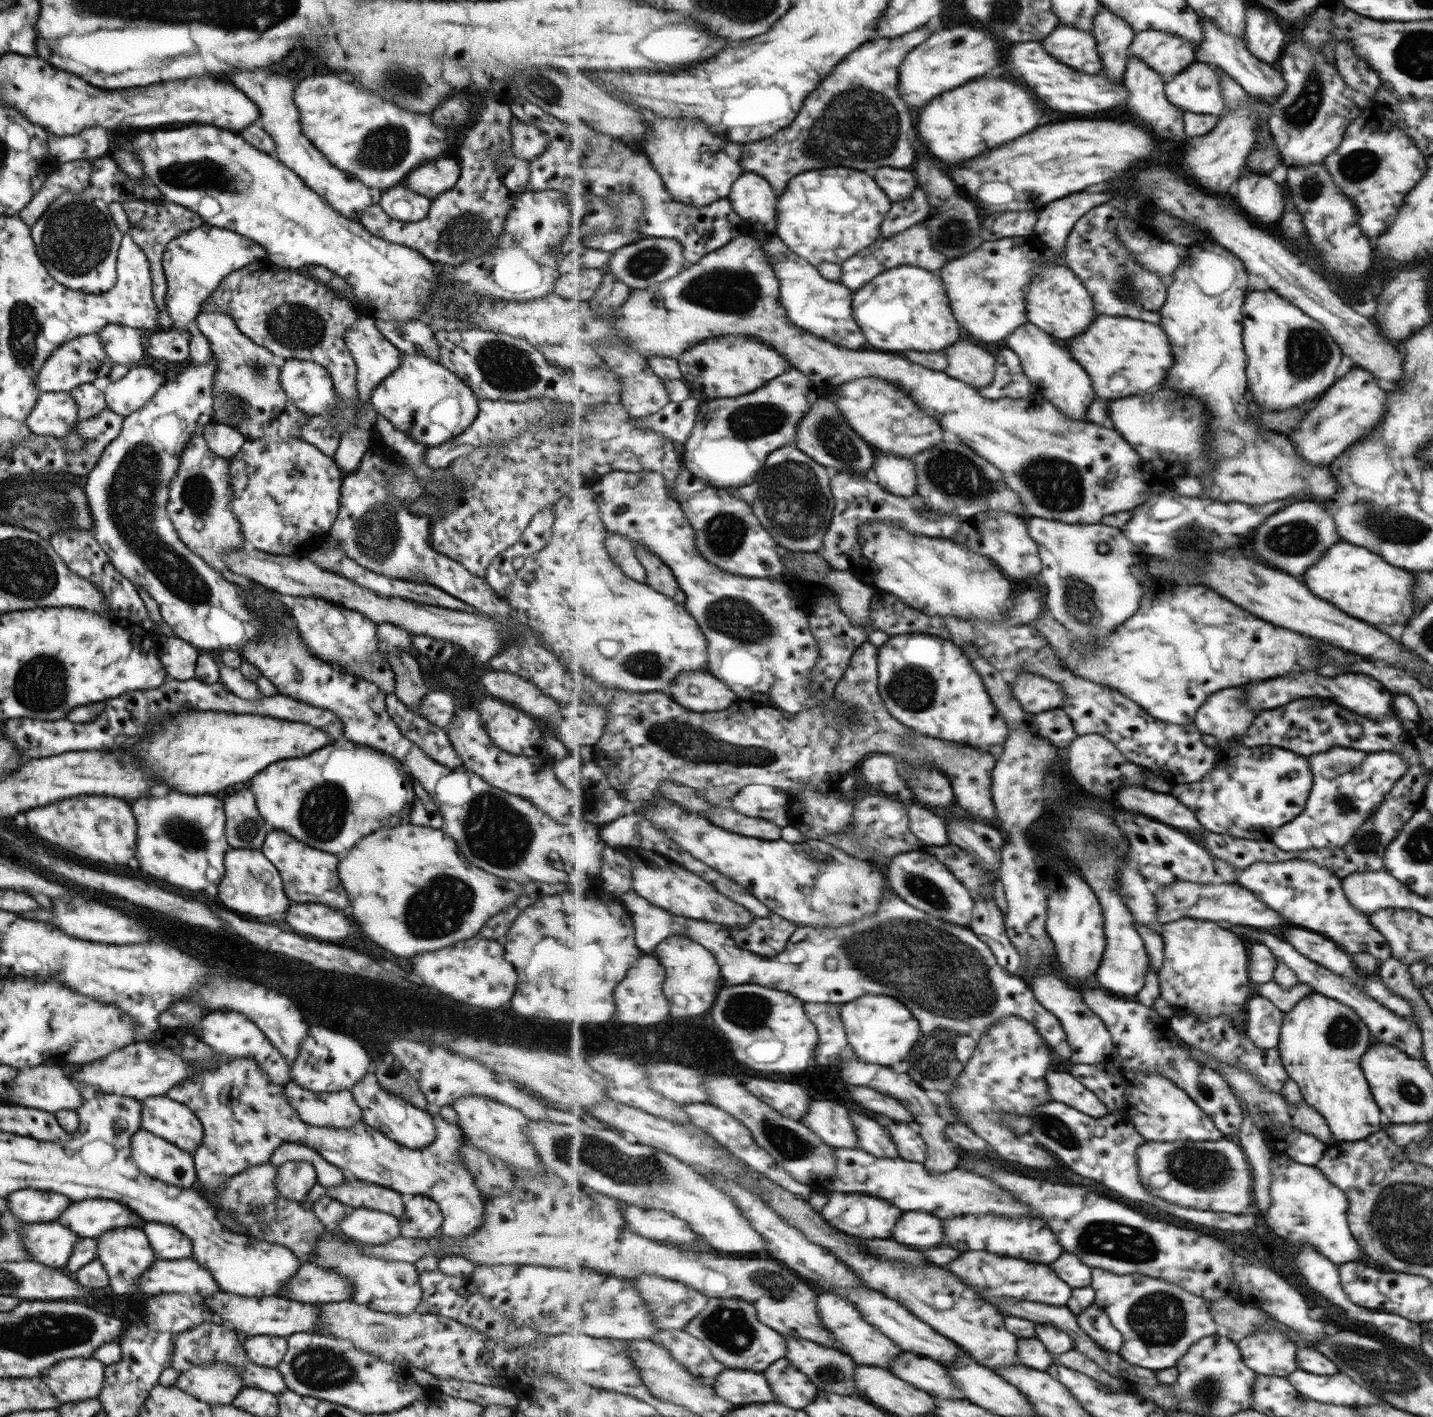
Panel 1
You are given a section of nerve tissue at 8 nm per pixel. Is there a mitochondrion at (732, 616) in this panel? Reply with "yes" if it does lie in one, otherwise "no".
yes

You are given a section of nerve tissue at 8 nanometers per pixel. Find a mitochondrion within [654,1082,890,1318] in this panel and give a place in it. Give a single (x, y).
(790, 1145)

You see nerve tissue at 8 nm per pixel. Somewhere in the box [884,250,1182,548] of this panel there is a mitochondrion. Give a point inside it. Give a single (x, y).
(1056, 484)

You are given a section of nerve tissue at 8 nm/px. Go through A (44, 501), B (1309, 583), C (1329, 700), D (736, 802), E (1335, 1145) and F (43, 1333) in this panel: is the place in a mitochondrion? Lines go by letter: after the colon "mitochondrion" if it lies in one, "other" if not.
A: mitochondrion
B: other
C: other
D: other
E: other
F: mitochondrion

